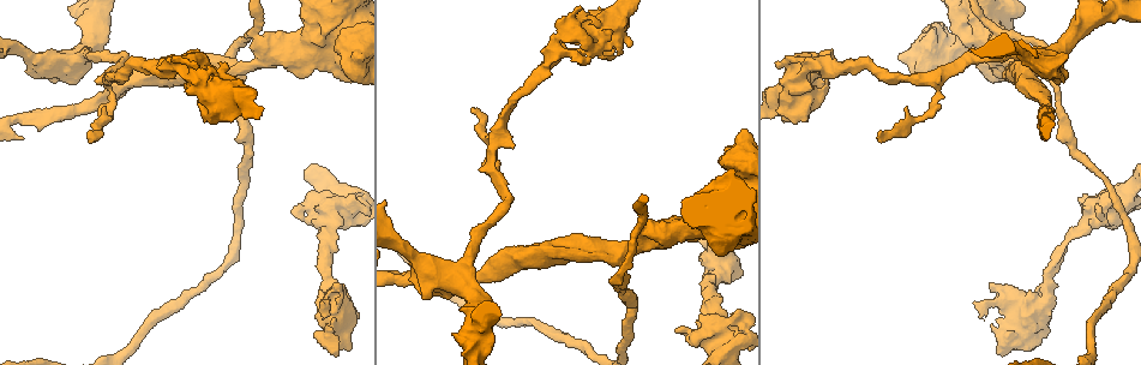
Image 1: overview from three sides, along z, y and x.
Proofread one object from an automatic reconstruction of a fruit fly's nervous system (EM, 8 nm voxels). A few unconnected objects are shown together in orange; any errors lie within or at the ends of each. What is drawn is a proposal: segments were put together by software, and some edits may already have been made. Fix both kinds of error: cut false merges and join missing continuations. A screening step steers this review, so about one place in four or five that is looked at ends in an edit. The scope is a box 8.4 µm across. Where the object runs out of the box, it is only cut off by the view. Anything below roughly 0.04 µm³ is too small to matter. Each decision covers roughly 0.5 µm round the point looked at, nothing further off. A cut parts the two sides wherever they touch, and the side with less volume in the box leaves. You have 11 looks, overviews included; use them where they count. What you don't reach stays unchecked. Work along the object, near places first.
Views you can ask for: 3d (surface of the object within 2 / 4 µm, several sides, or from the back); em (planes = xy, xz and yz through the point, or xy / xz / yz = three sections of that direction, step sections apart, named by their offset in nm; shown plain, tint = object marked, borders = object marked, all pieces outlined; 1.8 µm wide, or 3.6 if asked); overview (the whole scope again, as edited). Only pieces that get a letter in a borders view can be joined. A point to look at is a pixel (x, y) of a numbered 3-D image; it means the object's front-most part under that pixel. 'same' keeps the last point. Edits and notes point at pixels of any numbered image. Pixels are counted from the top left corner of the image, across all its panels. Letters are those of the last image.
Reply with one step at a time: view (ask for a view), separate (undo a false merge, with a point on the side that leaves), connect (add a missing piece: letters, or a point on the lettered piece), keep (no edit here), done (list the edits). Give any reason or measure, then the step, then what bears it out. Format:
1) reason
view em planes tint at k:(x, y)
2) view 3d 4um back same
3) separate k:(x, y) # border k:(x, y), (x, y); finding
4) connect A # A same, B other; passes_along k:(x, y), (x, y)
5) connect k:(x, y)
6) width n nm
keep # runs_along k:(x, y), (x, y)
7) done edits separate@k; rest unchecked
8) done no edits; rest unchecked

long arm stops here
view 3d 2um at 1:(1041, 138)

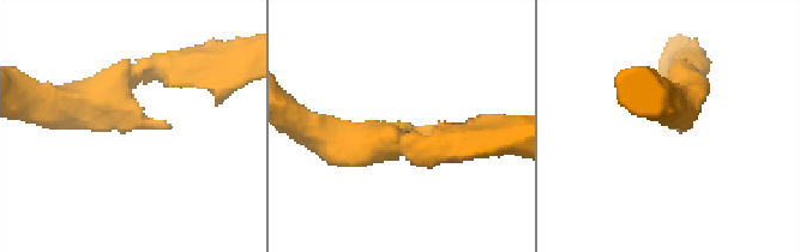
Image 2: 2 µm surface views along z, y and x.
view em planes borders at 2:(168, 125)

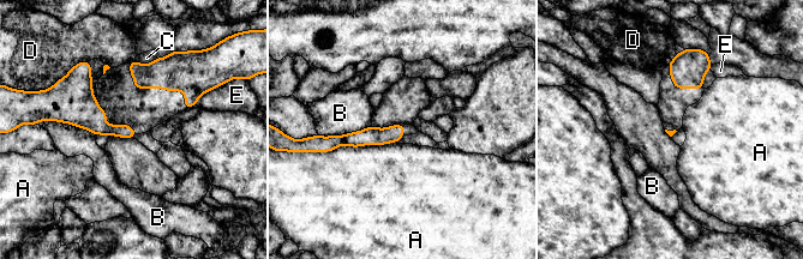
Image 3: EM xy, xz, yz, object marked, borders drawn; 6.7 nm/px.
keep # A other, B other, C other, D other, E other; border 3:(396, 142), (339, 145), (322, 152); no lettered piece goes on from it

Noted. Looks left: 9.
tapers out
view 3d 4um back at 1:(472, 111)

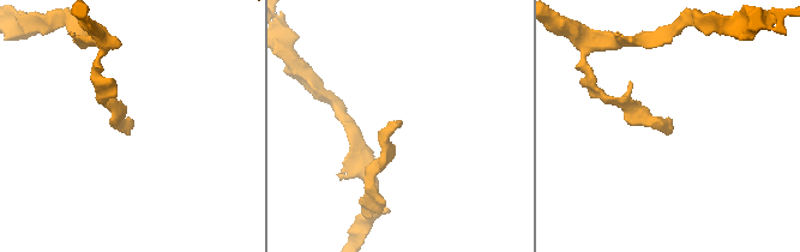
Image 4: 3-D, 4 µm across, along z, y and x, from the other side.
shape alone is not enough
view em xz step 16 borders at 4:(132, 121)

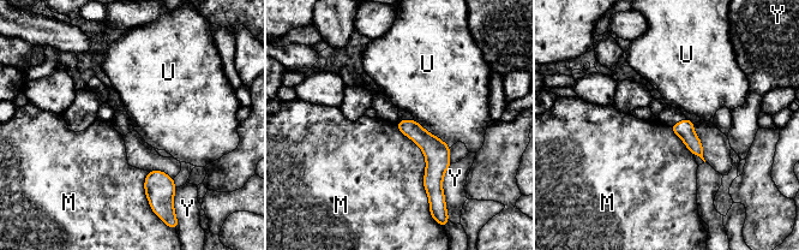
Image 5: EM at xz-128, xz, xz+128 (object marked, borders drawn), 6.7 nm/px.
keep # M other, U other, Y other; runs_along 5:(402, 123), (436, 153), (437, 186); none of them fits

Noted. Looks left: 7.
abrupt turn
view 3d 2um at 1:(815, 65)

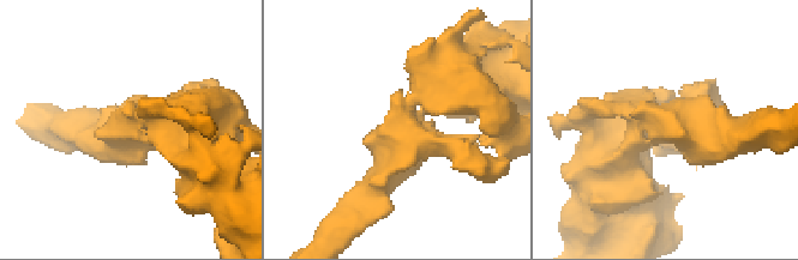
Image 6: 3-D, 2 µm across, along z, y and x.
view em 3.6um xy step 8 borders at 6:(661, 120)

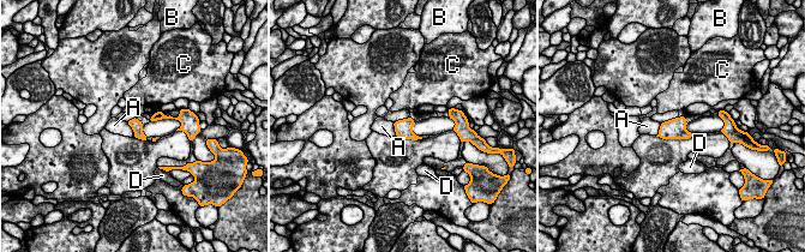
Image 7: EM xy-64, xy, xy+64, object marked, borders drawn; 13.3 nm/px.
cut it another way
view em 3.6um planes borders same

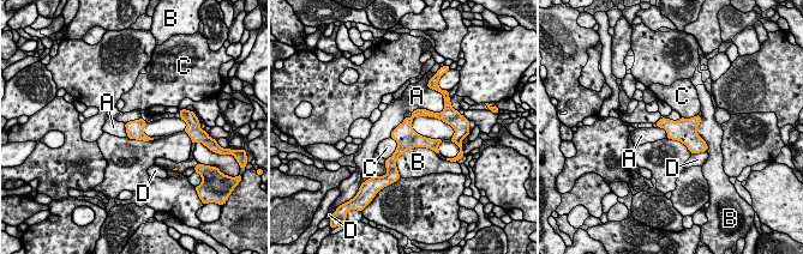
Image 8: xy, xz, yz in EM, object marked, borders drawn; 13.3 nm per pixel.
width 240 nm
keep # A other, B other, C other, D other; runs_along 8:(426, 113), (407, 122), (393, 161); all the same neuron

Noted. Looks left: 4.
view em 3.6um planes borders at 1:(306, 44)

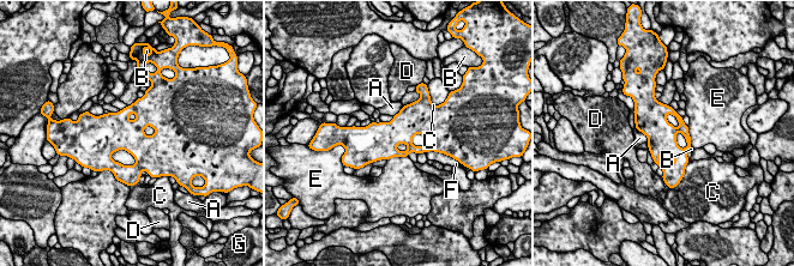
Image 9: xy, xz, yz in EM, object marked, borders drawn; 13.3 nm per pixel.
width 380 nm; longest_contact E 300 nm
keep # A other, B other, C other, D other, E other, F other, G other; continuous, no second neuron

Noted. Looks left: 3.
done no edits; rest unchecked

